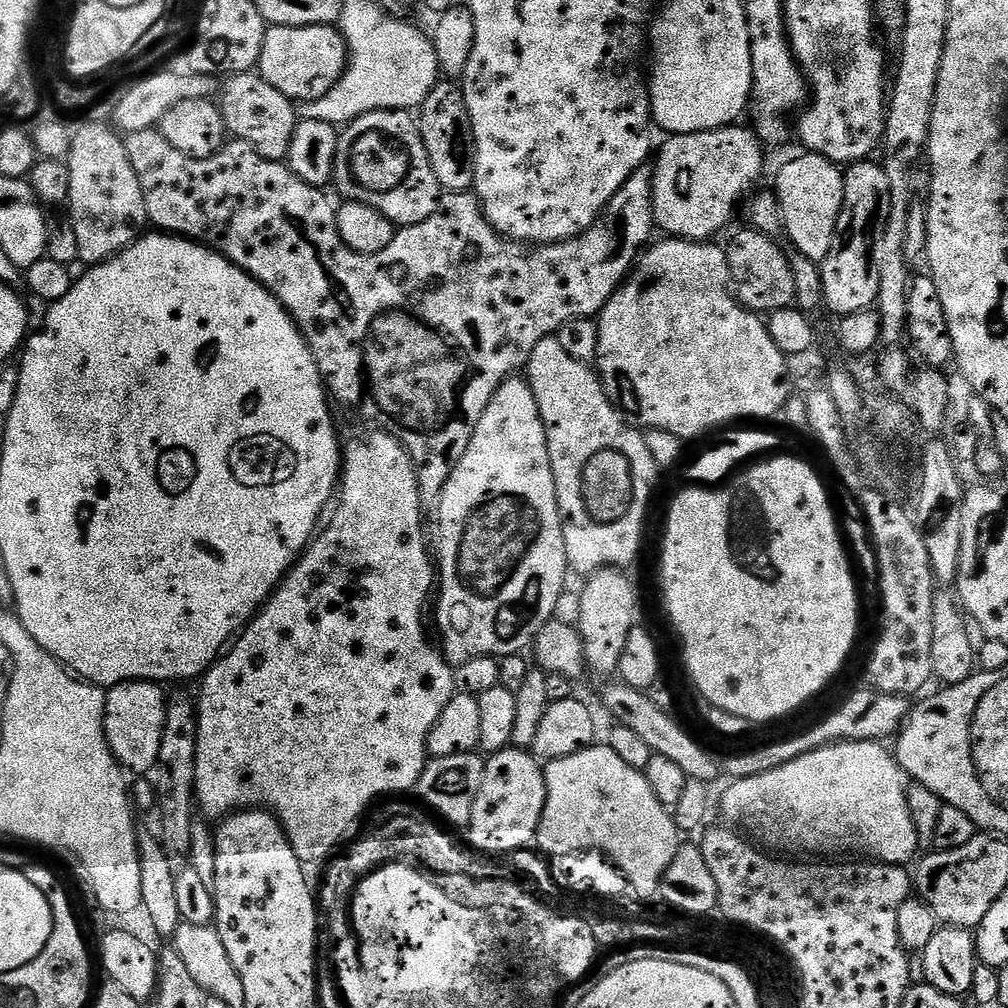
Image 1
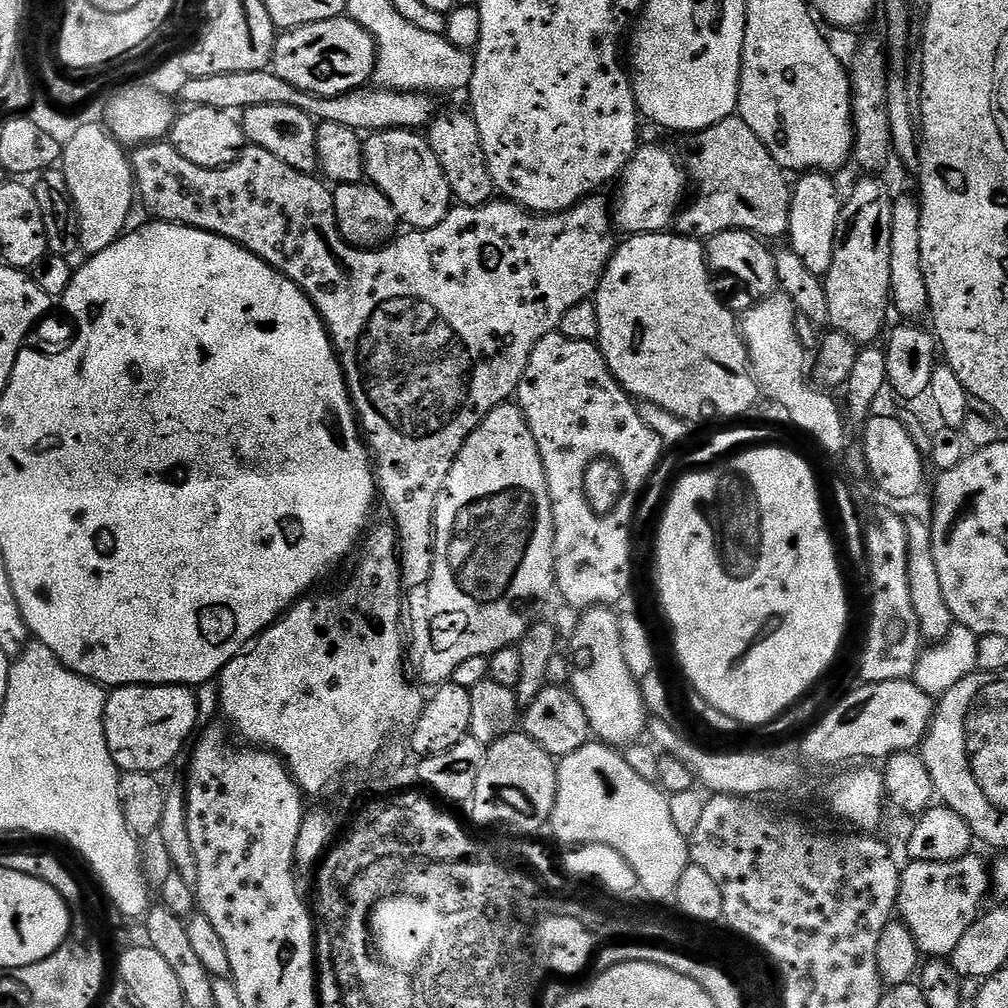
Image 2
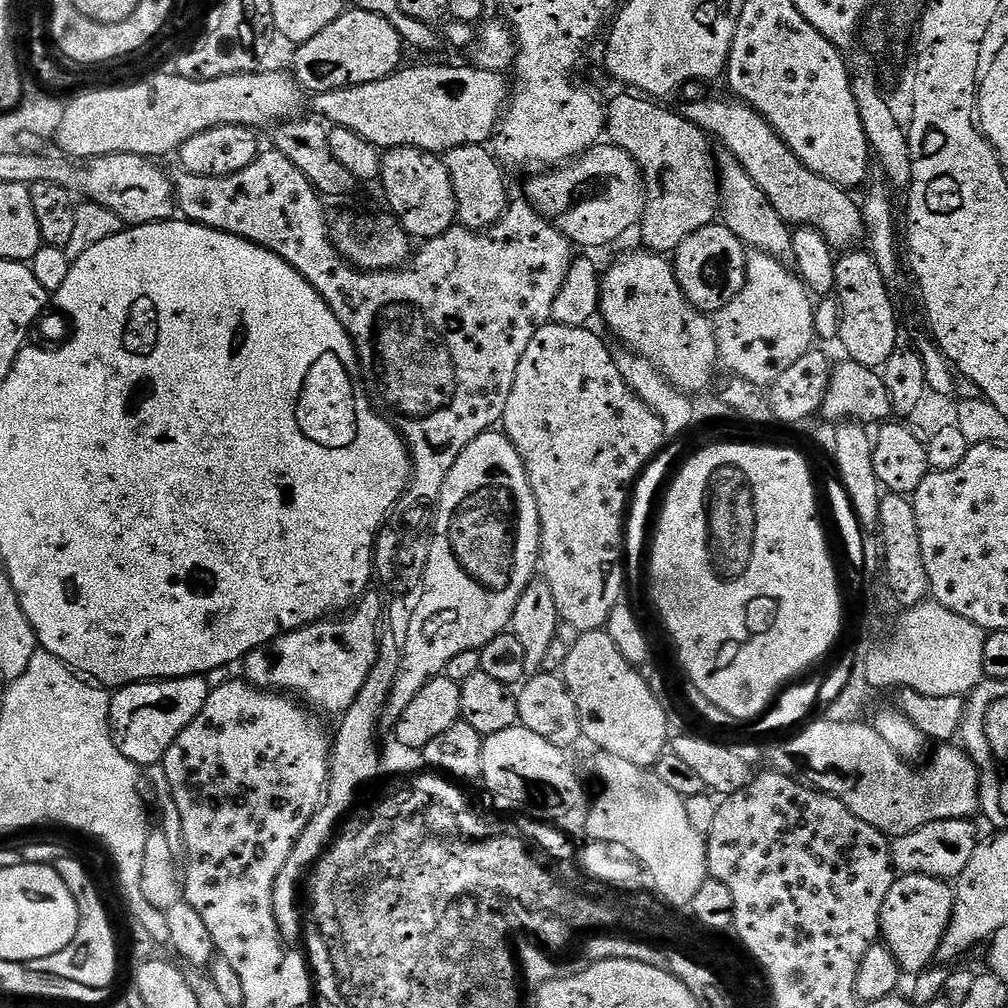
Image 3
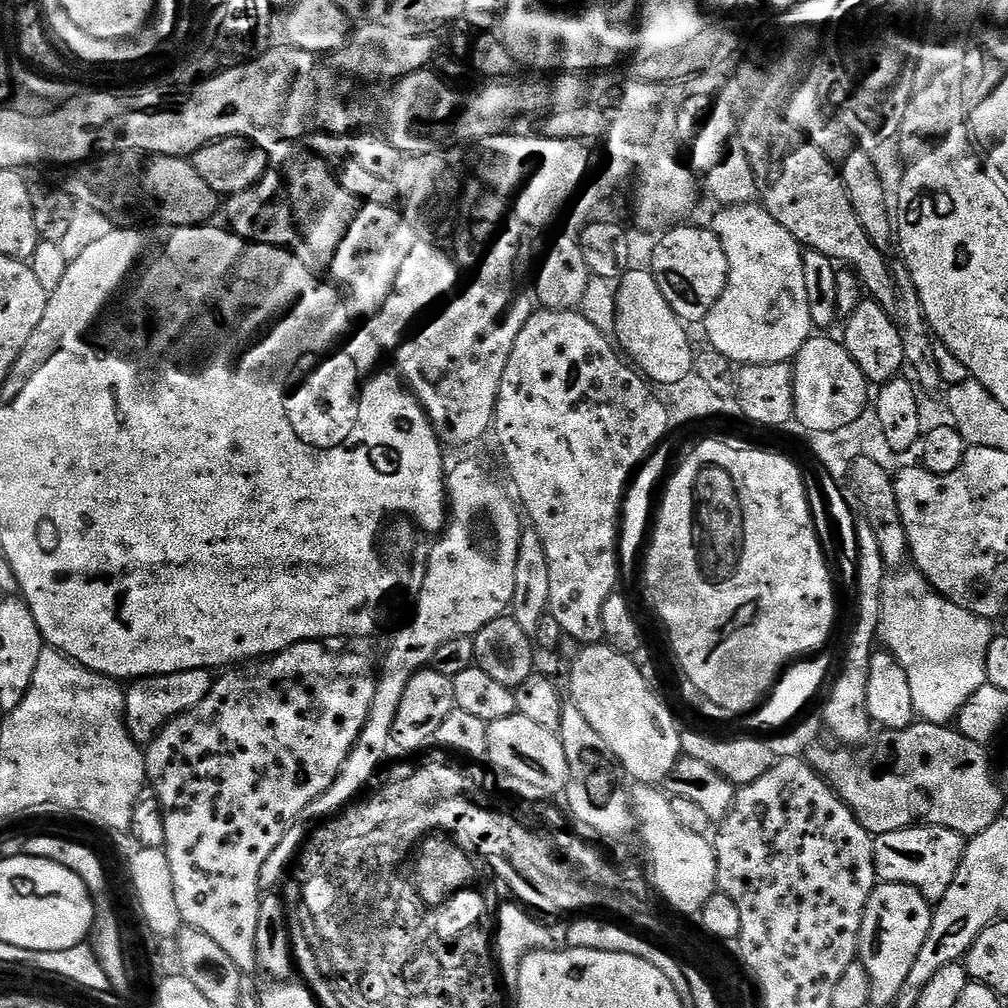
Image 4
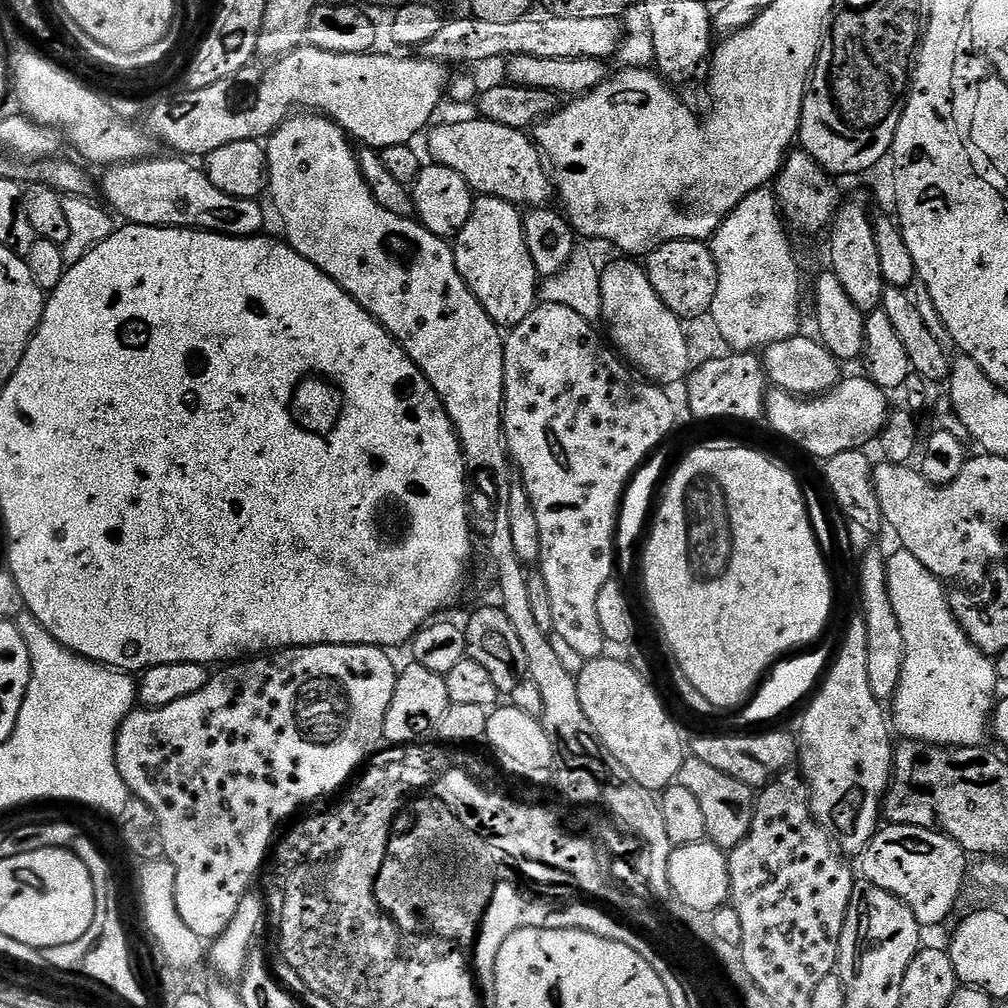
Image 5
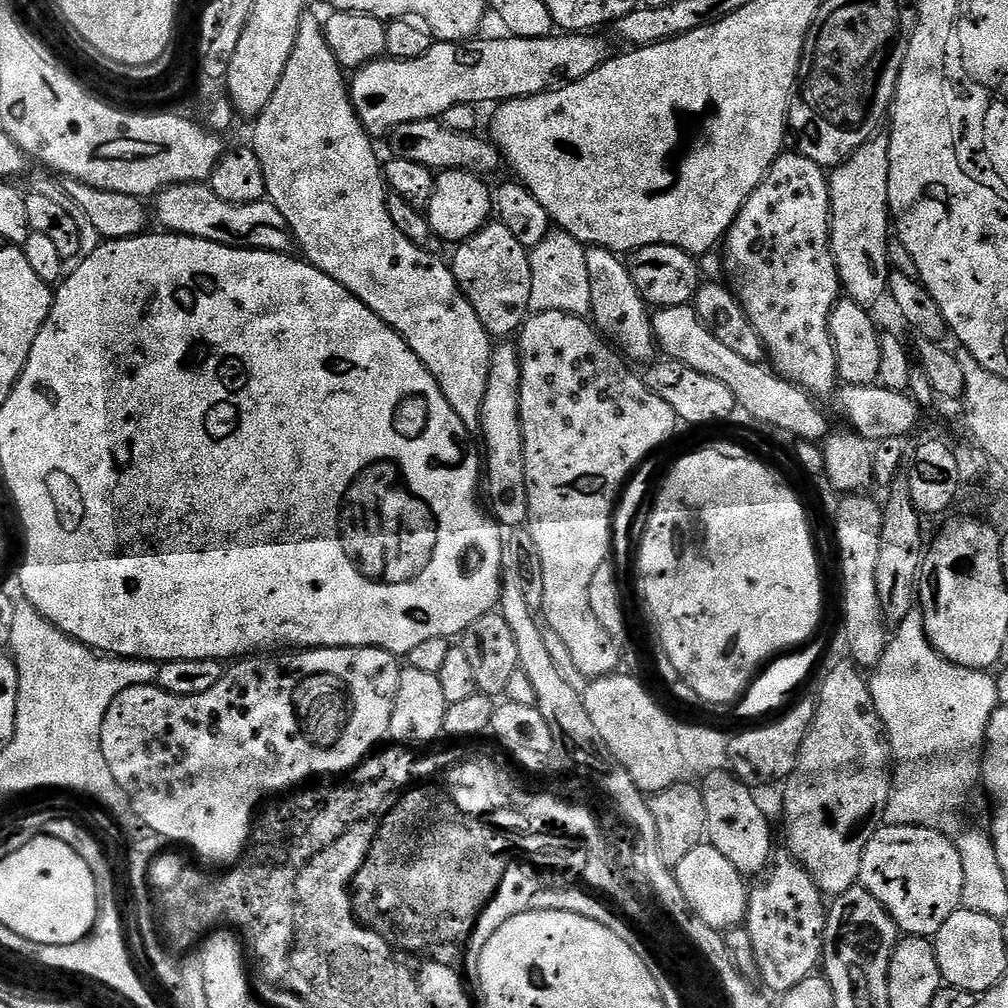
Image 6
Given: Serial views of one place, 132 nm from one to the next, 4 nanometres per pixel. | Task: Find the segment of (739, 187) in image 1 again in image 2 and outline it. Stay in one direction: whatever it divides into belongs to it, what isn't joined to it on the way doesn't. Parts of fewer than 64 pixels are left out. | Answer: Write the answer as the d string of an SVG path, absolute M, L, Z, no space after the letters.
M641 143L618 177L620 193L616 196L616 204L614 200L615 223L619 227L621 224L628 234L665 231L675 221L681 207L684 176L686 180L681 161L679 164L666 149L656 144Z

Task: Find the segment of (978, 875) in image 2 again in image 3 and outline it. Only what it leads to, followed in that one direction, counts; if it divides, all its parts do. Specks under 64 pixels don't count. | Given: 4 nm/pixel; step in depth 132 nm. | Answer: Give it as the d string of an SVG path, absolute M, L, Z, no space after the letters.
M901 875L893 879L880 911L882 943L891 950L901 973L919 974L936 960L936 951L952 917L953 889L929 876Z

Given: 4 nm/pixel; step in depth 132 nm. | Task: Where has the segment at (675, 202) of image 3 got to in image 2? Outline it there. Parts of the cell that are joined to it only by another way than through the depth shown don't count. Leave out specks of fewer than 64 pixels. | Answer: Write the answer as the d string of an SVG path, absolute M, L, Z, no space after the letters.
M739 114L726 118L695 137L696 149L688 156L686 168L696 179L696 201L692 204L692 212L681 211L674 221L674 228L681 236L691 236L693 240L707 241L710 236L717 236L730 230L755 232L765 241L783 241L788 235L790 226L790 206L792 205L793 185L784 169L774 162L774 158L762 146L758 134L742 122Z

